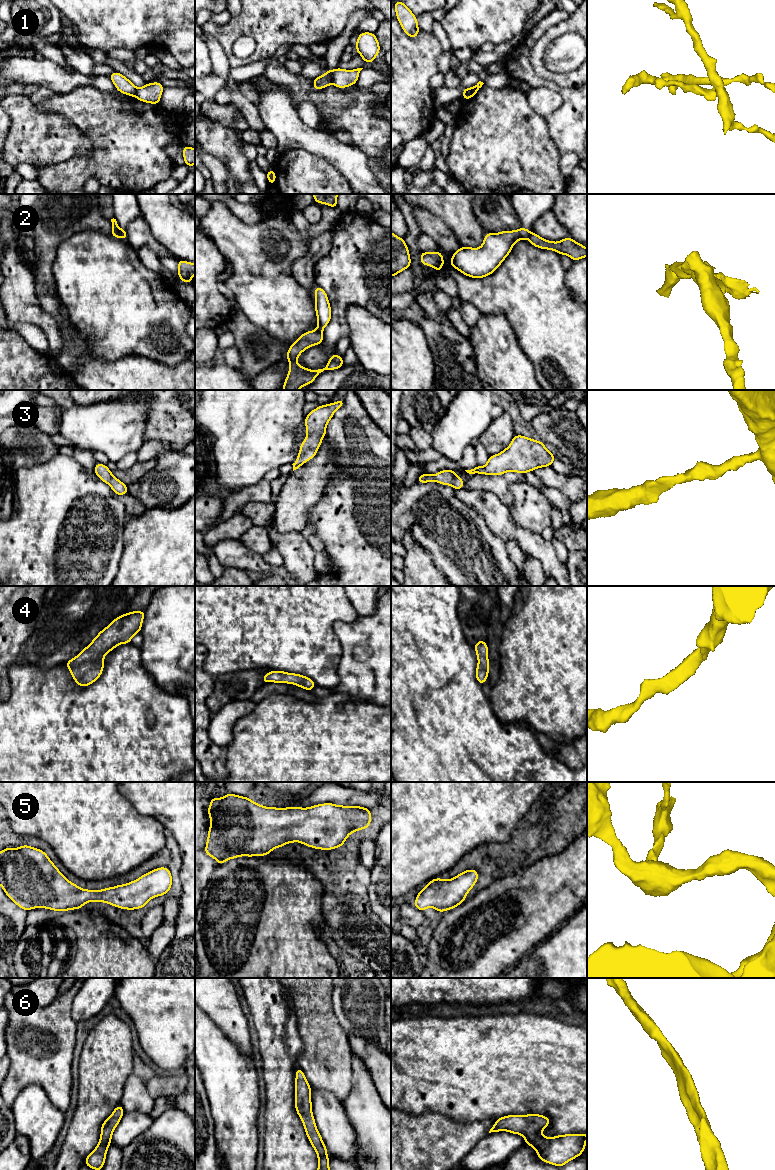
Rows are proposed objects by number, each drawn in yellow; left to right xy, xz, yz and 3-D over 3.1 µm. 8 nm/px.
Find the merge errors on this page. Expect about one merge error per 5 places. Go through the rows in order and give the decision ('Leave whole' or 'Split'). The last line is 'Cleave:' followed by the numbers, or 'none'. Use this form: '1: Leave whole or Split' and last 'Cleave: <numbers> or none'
1: Split
2: Split
3: Leave whole
4: Leave whole
5: Leave whole
6: Leave whole
Cleave: 1, 2

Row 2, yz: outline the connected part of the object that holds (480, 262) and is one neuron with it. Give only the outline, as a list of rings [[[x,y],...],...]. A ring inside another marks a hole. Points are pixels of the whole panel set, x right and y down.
[[[524,227],[513,231],[487,233],[479,248],[461,247],[450,260],[452,267],[472,278],[484,278],[501,265],[514,244],[528,239],[530,231]]]

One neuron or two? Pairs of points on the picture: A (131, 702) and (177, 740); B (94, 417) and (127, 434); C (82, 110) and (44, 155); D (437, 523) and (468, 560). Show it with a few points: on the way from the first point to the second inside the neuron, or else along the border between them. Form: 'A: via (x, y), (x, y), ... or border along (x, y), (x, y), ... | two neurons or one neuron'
A: via (145, 702), (149, 702), (172, 726) | one neuron
B: via (102, 425), (119, 429) | one neuron
C: border along (50, 110), (61, 113), (88, 138) | two neurons
D: via (446, 532), (465, 551) | one neuron

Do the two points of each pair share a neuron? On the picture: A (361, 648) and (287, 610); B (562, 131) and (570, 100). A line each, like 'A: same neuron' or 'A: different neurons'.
A: different neurons
B: same neuron

